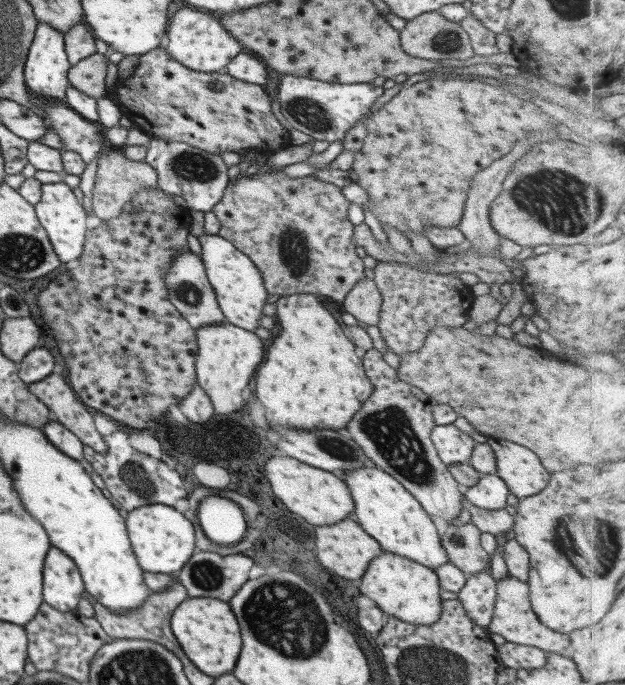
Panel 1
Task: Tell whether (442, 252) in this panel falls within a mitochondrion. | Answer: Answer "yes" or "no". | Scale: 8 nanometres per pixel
no

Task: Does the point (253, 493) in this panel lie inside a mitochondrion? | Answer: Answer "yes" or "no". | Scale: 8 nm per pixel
no

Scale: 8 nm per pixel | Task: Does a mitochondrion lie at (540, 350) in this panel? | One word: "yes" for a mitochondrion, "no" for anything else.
no

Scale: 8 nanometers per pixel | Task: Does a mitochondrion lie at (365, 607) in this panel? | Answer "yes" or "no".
no

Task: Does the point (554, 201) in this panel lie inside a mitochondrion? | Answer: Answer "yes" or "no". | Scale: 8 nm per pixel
yes

